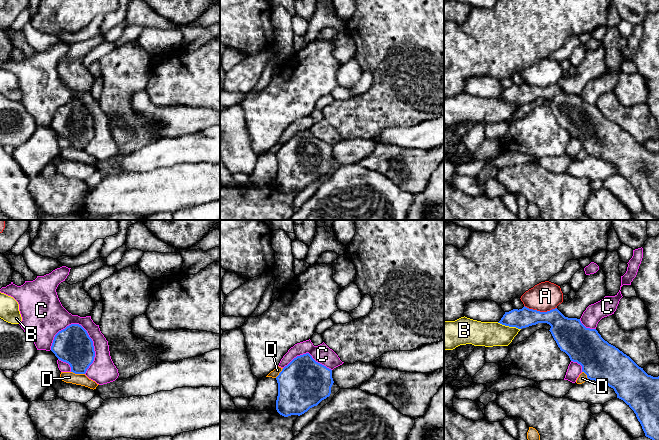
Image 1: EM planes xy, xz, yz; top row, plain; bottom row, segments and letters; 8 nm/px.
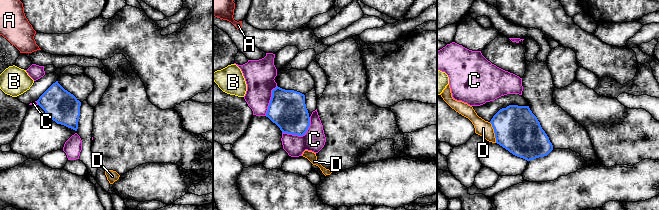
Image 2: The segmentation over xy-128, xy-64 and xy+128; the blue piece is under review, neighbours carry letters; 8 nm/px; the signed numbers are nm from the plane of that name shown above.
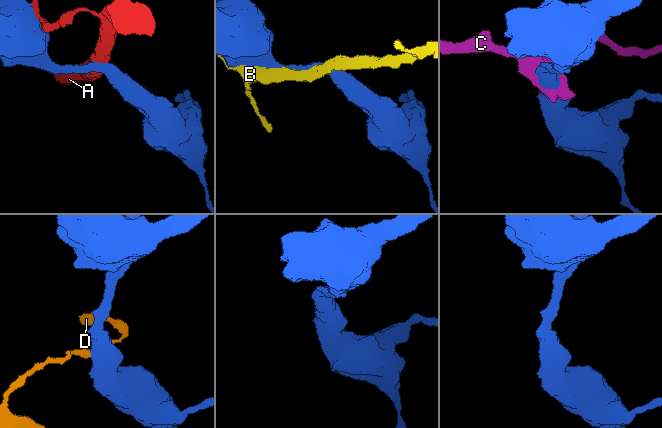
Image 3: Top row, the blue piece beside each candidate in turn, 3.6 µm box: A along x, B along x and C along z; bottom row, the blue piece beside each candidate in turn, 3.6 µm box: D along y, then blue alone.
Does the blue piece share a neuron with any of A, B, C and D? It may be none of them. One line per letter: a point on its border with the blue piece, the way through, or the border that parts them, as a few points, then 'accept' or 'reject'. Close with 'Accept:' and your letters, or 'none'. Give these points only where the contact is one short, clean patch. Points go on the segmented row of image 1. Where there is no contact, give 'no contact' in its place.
A: yz (539, 311) | reject
B: yz (509, 326) | reject
C: xy (92, 345) | reject
D: xy (78, 373) | along xy (71, 371), (77, 374), (84, 374) | reject
Accept: none

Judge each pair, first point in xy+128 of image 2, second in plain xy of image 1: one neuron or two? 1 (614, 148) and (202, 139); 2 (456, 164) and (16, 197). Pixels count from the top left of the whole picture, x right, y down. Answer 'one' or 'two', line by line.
1: two
2: two

